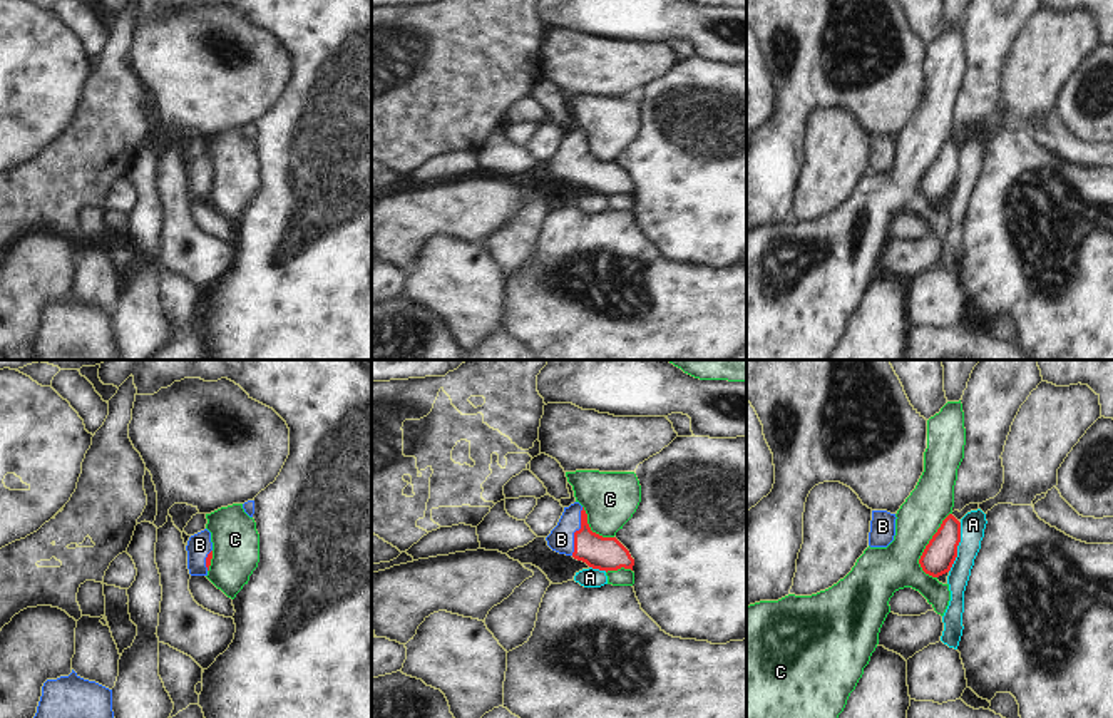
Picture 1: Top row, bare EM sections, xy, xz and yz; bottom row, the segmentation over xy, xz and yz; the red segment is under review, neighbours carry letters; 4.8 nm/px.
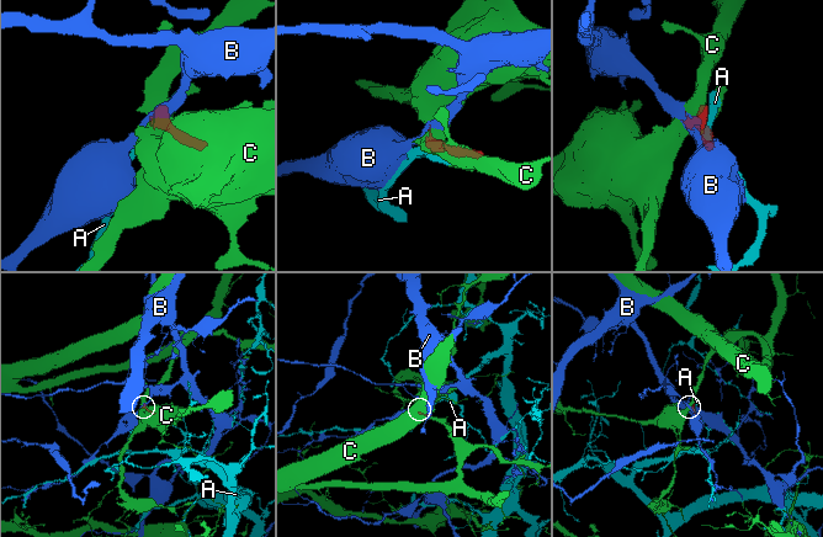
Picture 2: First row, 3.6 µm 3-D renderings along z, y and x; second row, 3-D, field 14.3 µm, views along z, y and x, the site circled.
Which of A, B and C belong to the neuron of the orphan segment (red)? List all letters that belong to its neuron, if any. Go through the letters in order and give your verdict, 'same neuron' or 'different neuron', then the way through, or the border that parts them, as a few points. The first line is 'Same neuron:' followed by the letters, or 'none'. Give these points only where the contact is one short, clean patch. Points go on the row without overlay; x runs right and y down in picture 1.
Same neuron: B
A: different neuron; border yz (961, 148), (958, 181), (948, 196)
B: same neuron; way xz (600, 178), (576, 156), (561, 164)
C: different neuron

